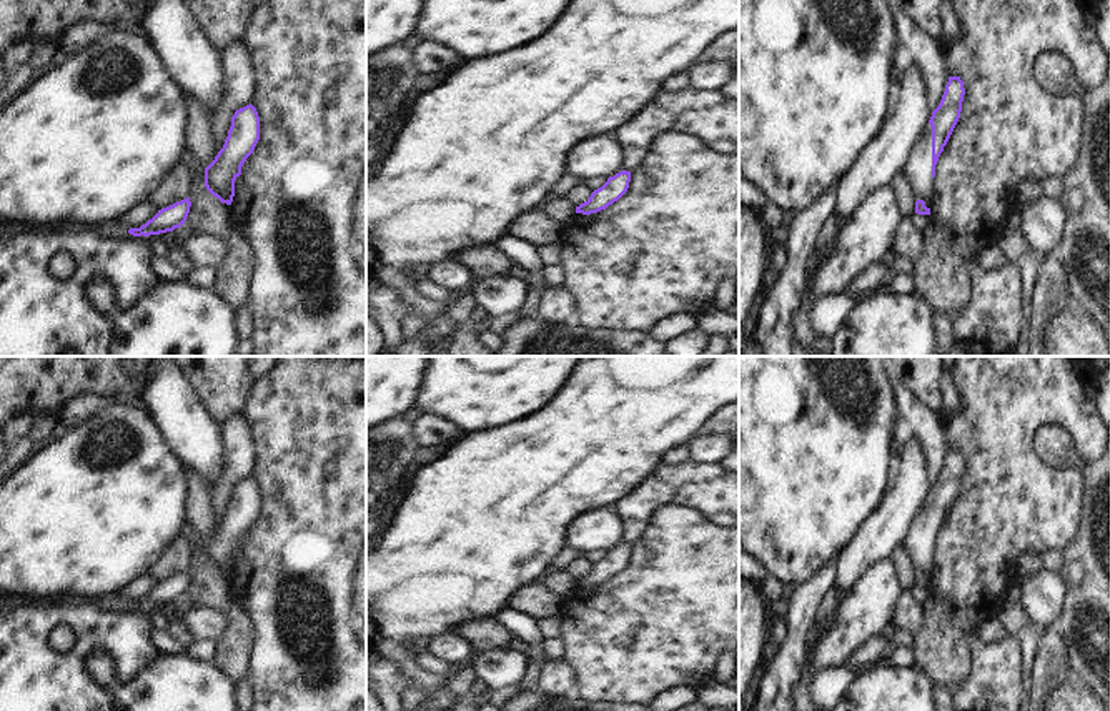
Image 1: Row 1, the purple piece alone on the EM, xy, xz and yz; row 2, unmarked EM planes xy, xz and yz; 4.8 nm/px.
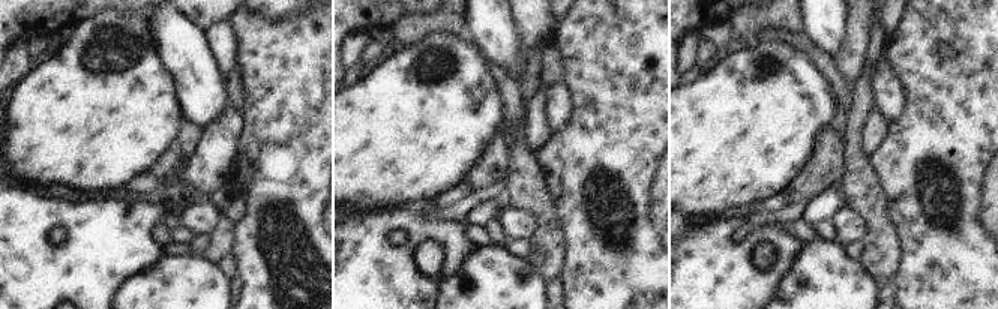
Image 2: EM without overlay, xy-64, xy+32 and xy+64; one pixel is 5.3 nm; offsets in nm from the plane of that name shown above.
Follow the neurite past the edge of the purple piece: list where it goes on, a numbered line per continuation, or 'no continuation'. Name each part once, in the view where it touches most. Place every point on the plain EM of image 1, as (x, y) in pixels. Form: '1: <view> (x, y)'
1: yz (917, 543)

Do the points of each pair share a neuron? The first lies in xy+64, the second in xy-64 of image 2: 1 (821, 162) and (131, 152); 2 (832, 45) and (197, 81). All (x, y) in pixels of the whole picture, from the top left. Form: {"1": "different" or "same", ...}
{"1": "different", "2": "same"}

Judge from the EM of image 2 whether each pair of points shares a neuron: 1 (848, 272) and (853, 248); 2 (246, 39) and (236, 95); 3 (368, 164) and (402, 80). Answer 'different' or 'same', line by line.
1: different
2: different
3: same

